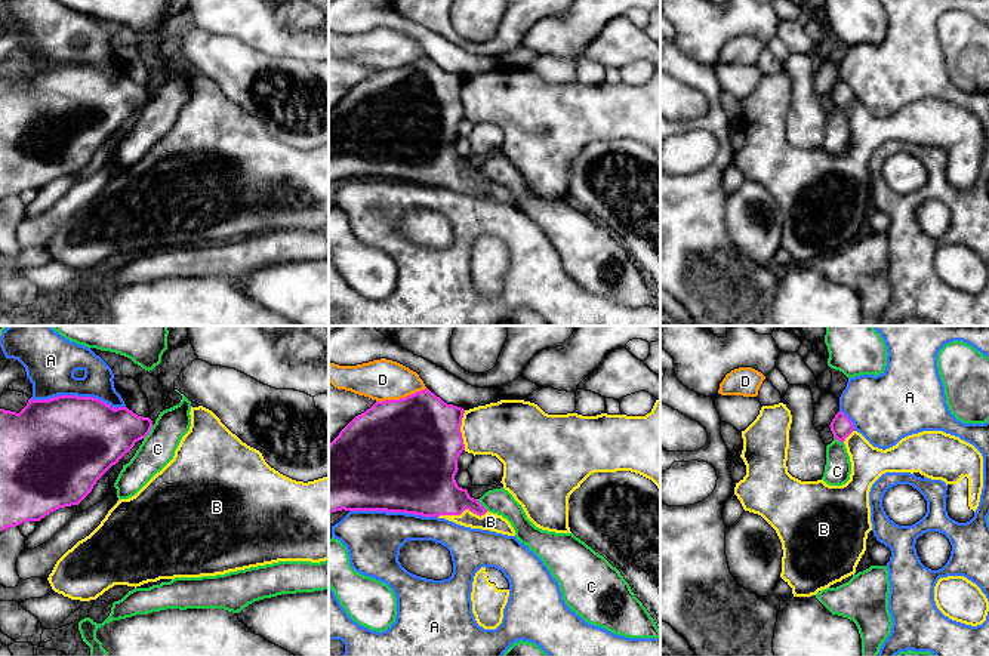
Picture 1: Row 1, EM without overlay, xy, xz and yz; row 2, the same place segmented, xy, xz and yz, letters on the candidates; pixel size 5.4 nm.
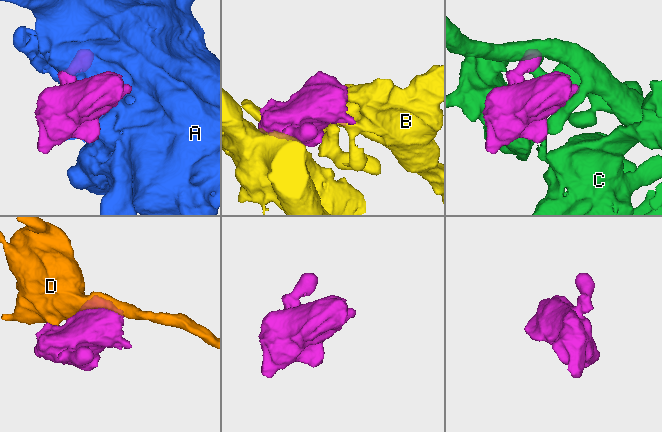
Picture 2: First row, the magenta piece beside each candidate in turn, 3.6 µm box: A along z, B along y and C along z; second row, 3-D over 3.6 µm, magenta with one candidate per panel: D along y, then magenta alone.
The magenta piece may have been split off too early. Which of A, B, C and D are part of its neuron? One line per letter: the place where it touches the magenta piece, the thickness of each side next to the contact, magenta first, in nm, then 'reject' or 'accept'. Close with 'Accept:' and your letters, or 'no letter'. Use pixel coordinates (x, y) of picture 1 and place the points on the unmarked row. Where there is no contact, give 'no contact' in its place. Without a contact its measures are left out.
A: contact xy (79, 65); calibres 500 and 280 nm; reject
B: contact xz (462, 179); calibres 320 and 100 nm; accept
C: contact xy (148, 101); calibres 320 and 190 nm; reject
D: contact xz (401, 67); calibres 500 and 220 nm; reject
Accept: B

